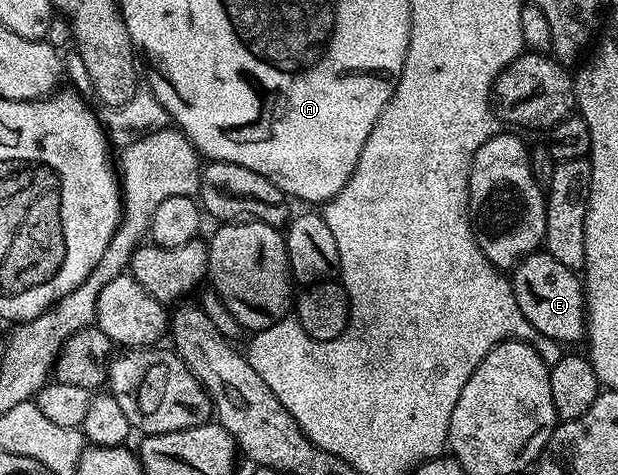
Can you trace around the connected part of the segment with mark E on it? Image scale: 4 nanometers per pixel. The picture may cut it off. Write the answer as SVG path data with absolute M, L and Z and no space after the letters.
M541 249L525 255L510 271L512 292L518 301L518 309L522 309L522 317L534 325L537 335L545 335L561 345L576 343L586 335L586 308L584 306L584 285L581 276L577 272L566 269L562 261L554 261L554 257Z

